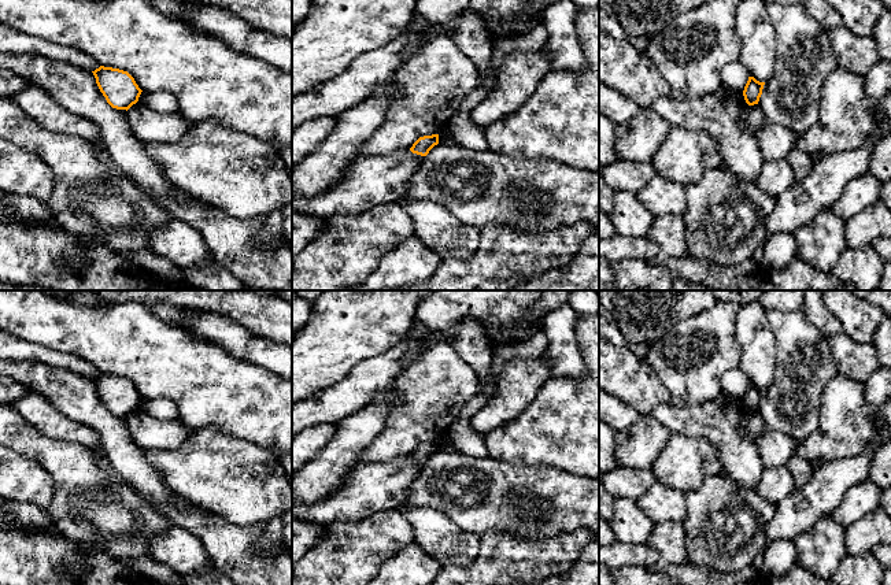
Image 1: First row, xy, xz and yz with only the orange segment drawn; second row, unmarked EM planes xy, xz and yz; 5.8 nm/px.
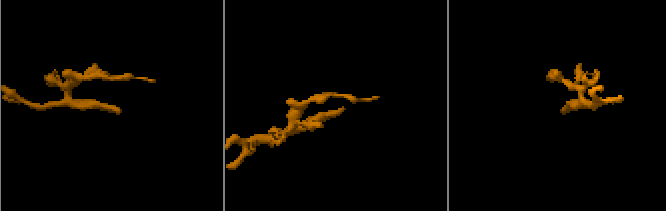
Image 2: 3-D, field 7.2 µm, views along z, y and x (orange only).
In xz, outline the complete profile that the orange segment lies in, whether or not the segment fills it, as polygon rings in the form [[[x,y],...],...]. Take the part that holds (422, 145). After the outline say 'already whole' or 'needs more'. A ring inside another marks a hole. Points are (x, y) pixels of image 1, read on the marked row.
[[[432,134],[432,136],[424,136],[419,137],[413,147],[410,148],[410,151],[413,153],[421,155],[421,156],[426,156],[429,153],[429,151],[439,144],[439,134]]]; already whole

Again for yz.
[[[748,77],[748,81],[743,90],[744,100],[748,105],[758,104],[764,85],[765,82],[759,82],[754,77]]]; already whole

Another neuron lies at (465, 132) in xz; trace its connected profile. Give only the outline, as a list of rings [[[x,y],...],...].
[[[478,78],[476,88],[465,97],[456,114],[450,119],[448,127],[451,129],[454,140],[473,151],[488,151],[484,127],[477,126],[470,112],[487,97],[487,89]]]

